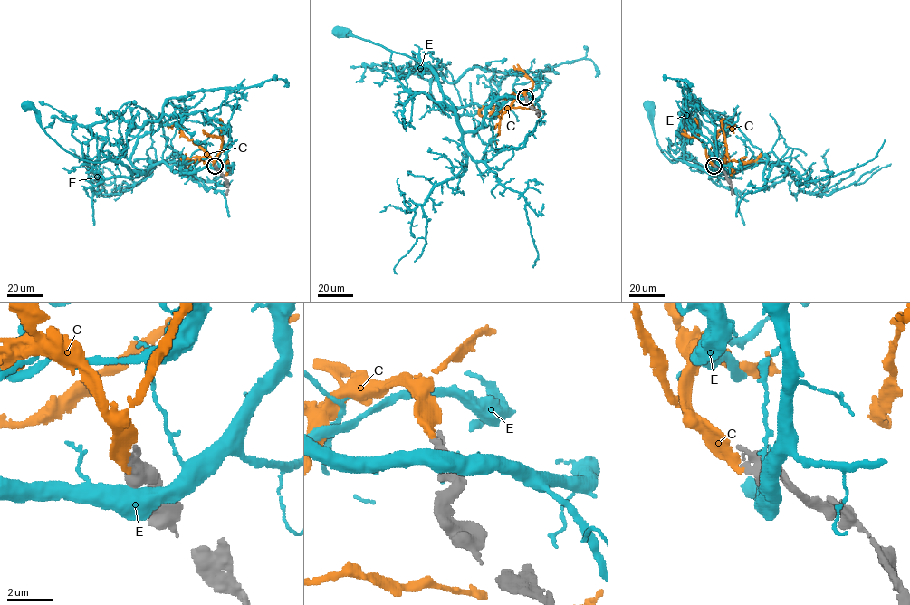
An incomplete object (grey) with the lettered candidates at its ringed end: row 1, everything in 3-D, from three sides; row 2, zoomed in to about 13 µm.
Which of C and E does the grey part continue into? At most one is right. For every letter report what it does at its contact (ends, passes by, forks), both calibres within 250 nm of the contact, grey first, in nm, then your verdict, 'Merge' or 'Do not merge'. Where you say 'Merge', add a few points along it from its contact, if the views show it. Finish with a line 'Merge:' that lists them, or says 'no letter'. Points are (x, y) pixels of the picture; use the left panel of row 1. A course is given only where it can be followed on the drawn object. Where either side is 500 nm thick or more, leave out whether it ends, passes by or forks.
C: Thickness 600 nm (grey) against 320 nm. Merge. Its course: (215, 165), (207, 157), (191, 161), (207, 162), (224, 149), (221, 125), (211, 120)
E: Thickness 550 nm (grey) against 800 nm. Do not merge
Merge: C

